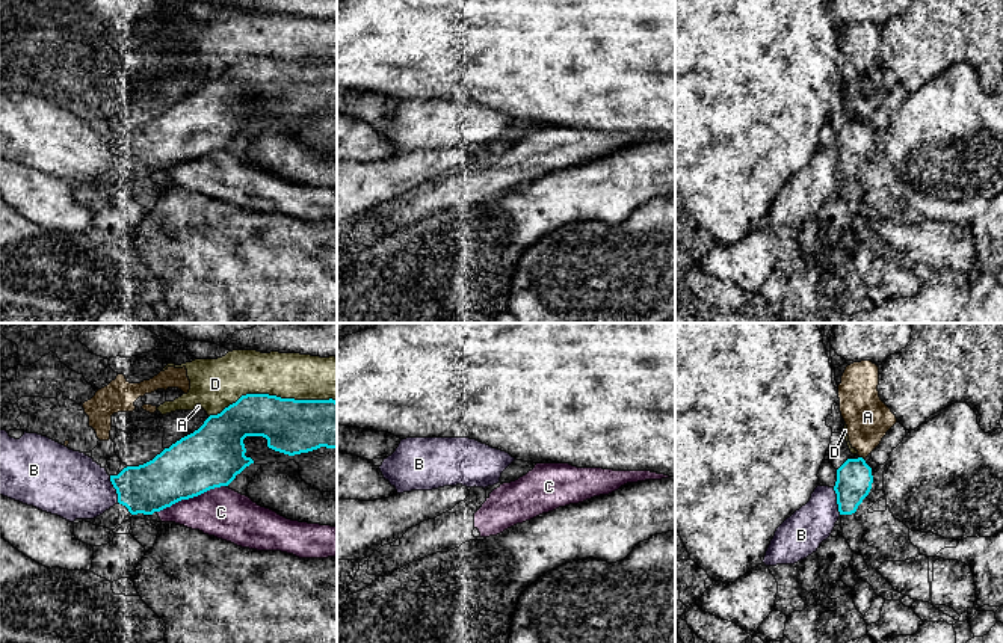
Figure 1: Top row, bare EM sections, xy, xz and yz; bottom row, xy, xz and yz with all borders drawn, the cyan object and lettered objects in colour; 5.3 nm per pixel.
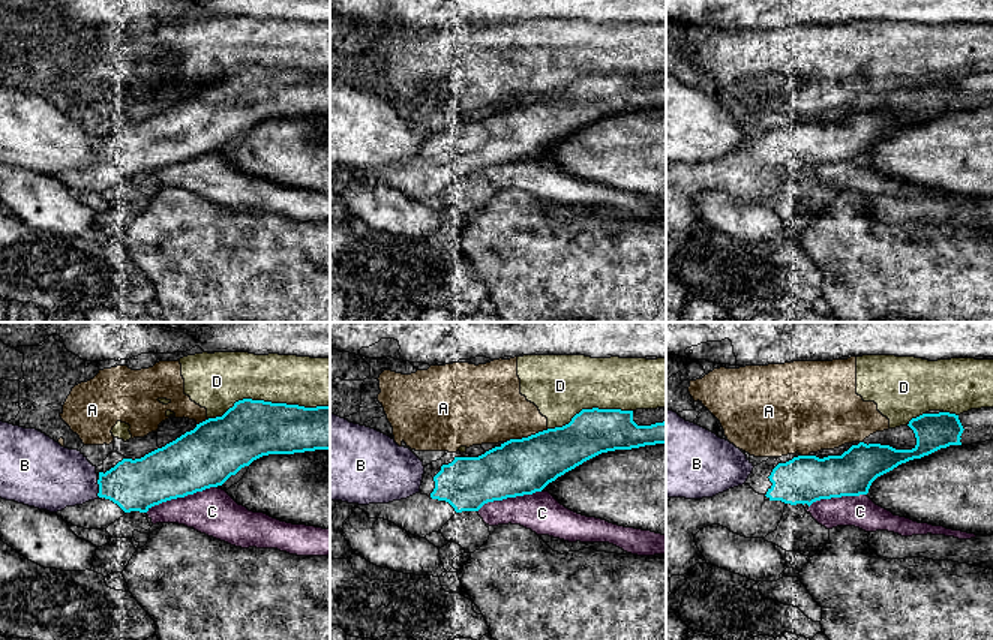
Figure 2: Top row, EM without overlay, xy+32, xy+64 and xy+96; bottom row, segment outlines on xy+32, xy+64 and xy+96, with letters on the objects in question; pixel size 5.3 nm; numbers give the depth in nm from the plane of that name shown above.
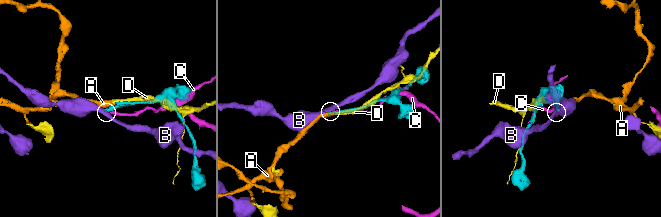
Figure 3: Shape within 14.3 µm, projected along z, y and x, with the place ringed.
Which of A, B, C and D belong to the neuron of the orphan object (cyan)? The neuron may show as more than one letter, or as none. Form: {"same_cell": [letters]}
{"same_cell": []}

